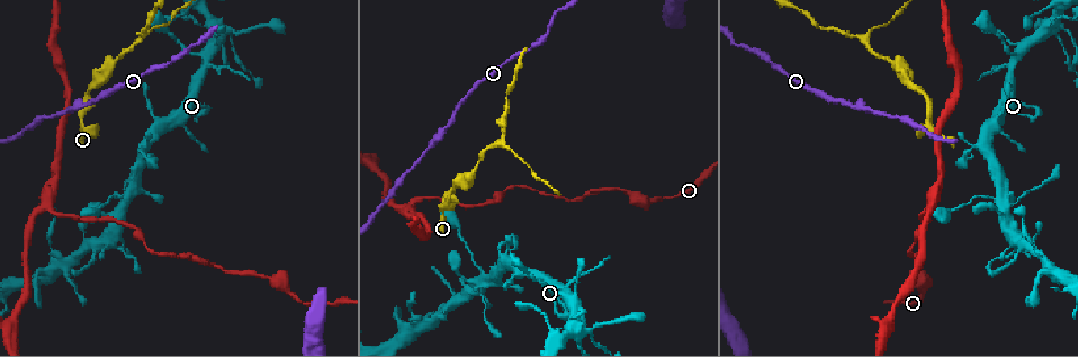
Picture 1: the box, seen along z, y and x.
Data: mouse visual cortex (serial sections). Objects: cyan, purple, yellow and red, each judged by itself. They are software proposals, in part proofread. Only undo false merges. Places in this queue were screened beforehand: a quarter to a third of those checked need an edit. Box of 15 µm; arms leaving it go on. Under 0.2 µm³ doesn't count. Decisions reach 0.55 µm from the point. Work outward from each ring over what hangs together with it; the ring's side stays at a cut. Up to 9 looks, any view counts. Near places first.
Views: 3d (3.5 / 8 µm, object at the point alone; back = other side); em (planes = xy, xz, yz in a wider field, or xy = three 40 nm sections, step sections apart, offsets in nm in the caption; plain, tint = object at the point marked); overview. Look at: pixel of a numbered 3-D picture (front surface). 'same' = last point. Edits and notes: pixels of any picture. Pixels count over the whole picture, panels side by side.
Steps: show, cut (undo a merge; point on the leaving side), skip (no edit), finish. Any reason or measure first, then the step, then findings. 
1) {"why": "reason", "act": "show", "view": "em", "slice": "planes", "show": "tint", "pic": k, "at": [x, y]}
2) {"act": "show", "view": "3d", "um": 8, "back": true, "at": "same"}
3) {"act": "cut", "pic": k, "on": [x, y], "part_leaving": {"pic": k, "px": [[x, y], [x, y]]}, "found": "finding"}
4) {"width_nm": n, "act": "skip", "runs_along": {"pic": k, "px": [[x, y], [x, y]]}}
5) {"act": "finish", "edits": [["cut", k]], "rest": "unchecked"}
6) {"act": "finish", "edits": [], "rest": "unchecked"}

{"why": "abrupt turn", "act": "show", "view": "3d", "um": 3.5, "pic": 1, "at": [207, 57]}

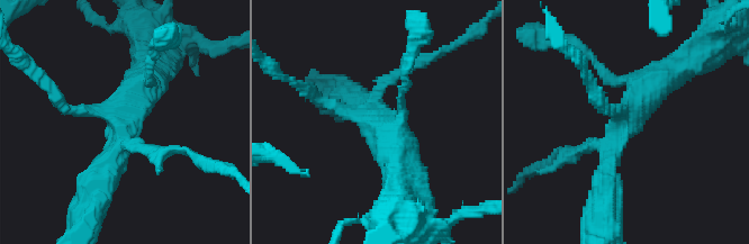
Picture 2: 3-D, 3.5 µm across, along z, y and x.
{"act": "skip", "runs_along": {"pic": 2, "px": [[607, 186], [619, 129], [673, 71]]}, "found": "all the same cell"}

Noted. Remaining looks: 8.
{"why": "small branch off a trunk", "act": "show", "view": "3d", "um": 3.5, "pic": 1, "at": [580, 331]}

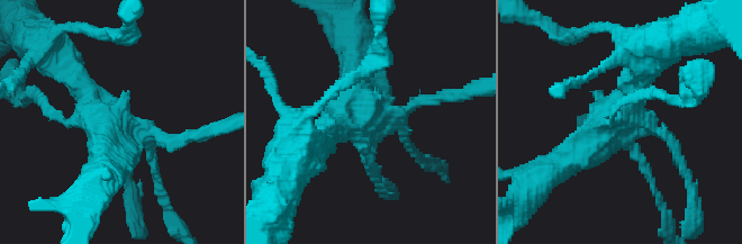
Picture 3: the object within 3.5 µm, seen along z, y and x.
{"why": "need the tissue", "act": "show", "view": "em", "slice": "planes", "show": "plain", "pic": 3, "at": [115, 116]}

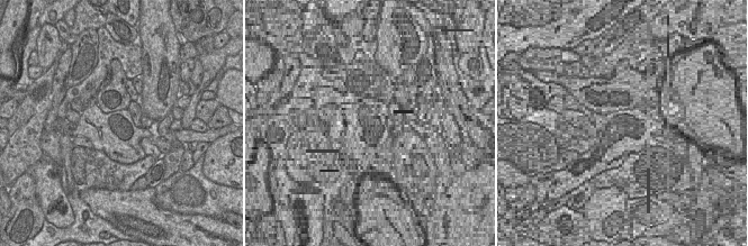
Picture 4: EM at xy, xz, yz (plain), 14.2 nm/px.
{"act": "show", "view": "em", "slice": "planes", "show": "tint", "at": "same"}

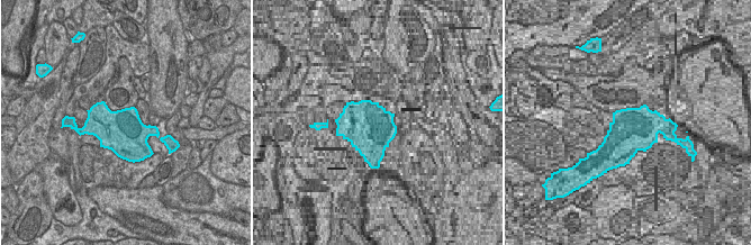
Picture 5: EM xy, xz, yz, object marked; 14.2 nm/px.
{"width_nm": 600, "act": "skip", "runs_along": {"pic": 3, "px": [[553, 172], [599, 130], [645, 65]]}, "found": "all the same cell"}

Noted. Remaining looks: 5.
{"why": "arms part here", "act": "show", "view": "3d", "um": 3.5, "pic": 1, "at": [867, 45]}

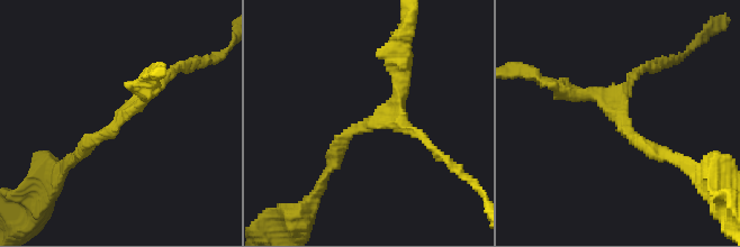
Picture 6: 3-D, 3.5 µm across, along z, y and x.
{"arms": 3, "arm_widths_nm": [150, 200, 200], "why": "shape alone is not enough", "act": "show", "view": "em", "slice": "xy", "step": 2, "show": "tint", "pic": 6, "at": [123, 114]}

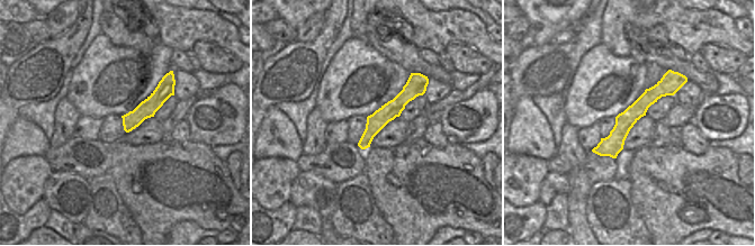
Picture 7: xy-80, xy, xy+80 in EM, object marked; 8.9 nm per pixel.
{"act": "show", "view": "em", "slice": "xy", "step": 5, "show": "tint", "at": "same"}

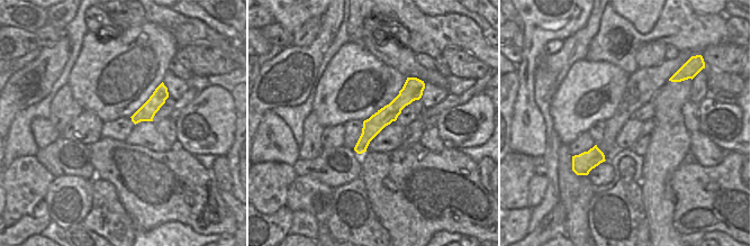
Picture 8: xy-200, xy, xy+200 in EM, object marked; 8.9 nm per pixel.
{"width_nm": 160, "act": "skip", "runs_along": {"pic": 8, "px": [[419, 89], [412, 90], [358, 148]]}, "found": "continuous, no second cell"}

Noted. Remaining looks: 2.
{"why": "a fork", "act": "show", "view": "3d", "um": 3.5, "pic": 1, "at": [1002, 201]}

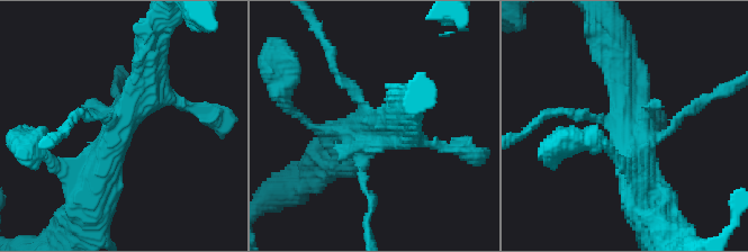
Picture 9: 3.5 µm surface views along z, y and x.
{"act": "show", "view": "em", "slice": "xy", "step": 1, "show": "tint", "pic": 9, "at": [374, 125]}

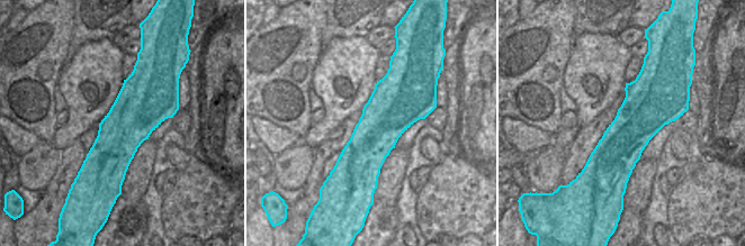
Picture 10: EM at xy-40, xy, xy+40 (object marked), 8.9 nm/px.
{"act": "skip", "runs_along": {"pic": 9, "px": [[149, 61], [97, 192]]}, "found": "all the same cell"}

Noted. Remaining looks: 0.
{"act": "finish", "edits": [], "rest": "unchecked"}

